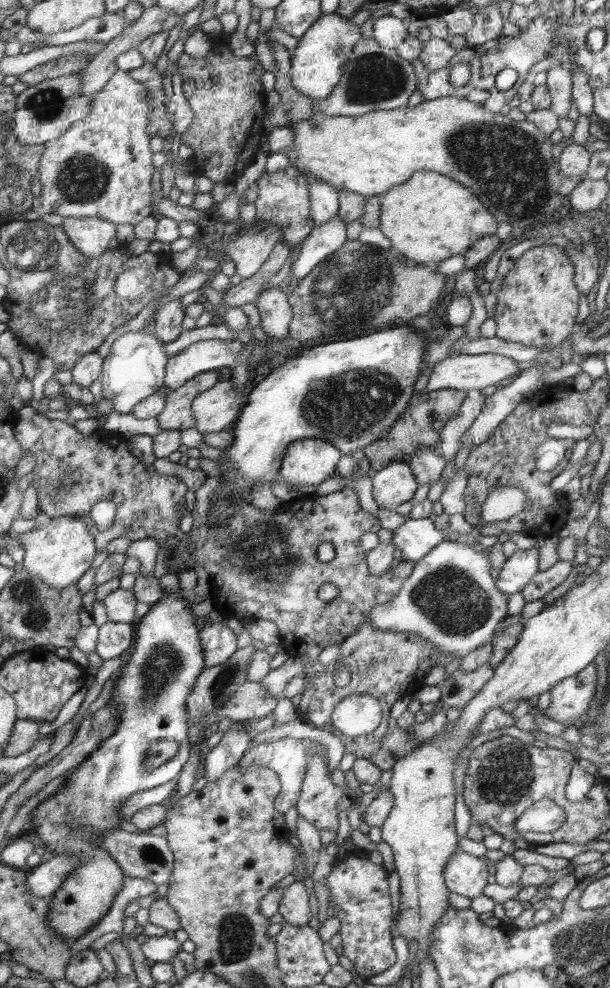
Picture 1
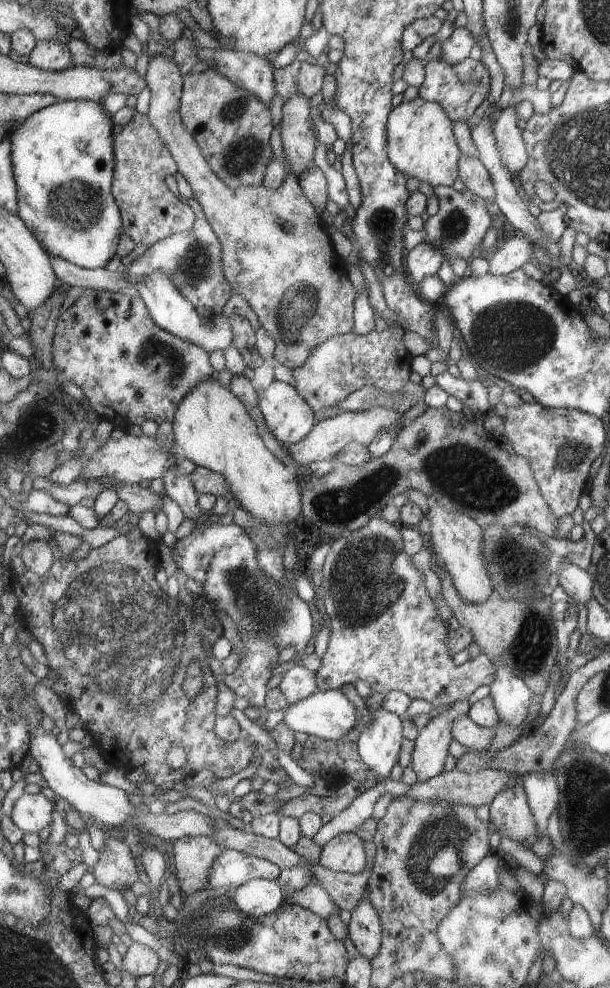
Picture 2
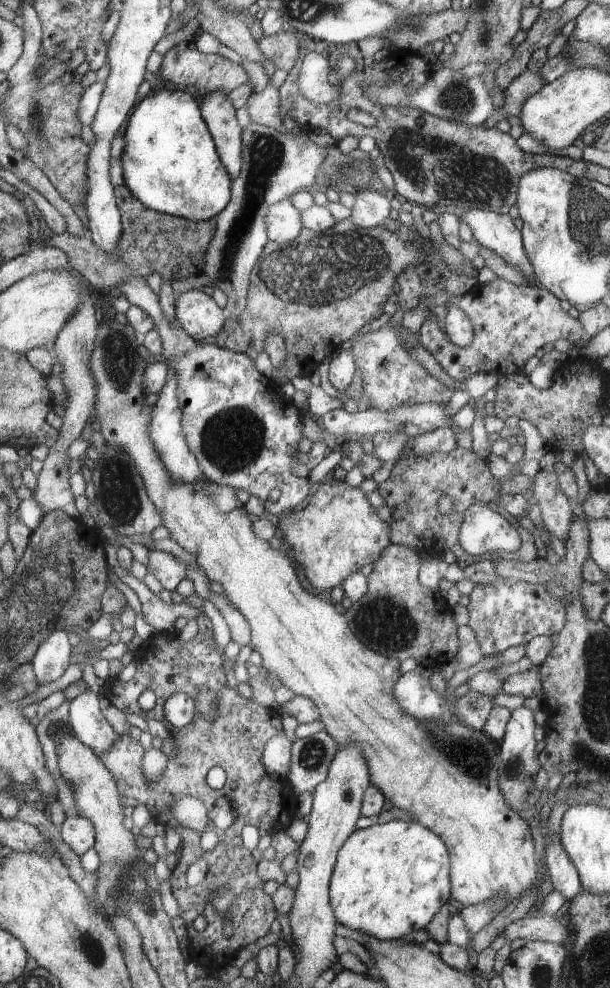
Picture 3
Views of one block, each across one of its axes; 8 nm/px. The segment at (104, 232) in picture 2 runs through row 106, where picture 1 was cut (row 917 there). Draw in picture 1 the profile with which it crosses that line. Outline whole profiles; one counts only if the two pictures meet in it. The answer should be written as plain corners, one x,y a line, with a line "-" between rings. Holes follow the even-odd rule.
176,595
163,596
157,603
142,609
141,616
136,623
137,640
127,653
127,661
113,679
115,681
112,696
107,705
116,705
118,709
118,726
114,734
98,746
87,759
68,774
68,778
60,788
44,799
31,813
32,831
36,838
54,852
54,856
61,854
75,854
79,858
79,865
61,882
60,888
49,898
49,913
47,924
59,933
59,936
70,946
85,932
96,926
113,906
116,896
124,888
125,873
116,859
102,847
92,842
92,837
98,831
106,829
120,829
121,806
129,796
142,791
165,785
177,779
193,753
189,736
188,699
197,685
197,678
205,668
205,653
201,646
200,622
192,613
192,602
-
174,741
178,744
178,754
164,765
152,771
144,768
144,759
149,756
150,746
154,742

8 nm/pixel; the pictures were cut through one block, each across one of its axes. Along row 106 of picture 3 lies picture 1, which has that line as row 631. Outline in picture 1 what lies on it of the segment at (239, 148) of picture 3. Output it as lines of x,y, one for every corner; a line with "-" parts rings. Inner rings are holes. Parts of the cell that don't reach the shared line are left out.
223,621
200,624
200,639
206,669
224,664
237,652
236,634

